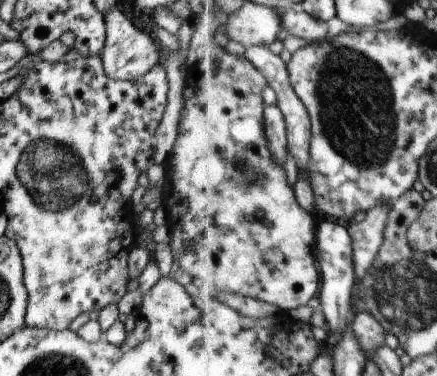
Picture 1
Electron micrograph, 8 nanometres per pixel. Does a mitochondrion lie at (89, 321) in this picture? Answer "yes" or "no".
no

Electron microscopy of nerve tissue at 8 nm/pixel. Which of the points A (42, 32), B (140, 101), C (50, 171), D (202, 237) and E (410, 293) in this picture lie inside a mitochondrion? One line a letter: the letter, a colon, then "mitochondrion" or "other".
A: other
B: other
C: mitochondrion
D: other
E: mitochondrion

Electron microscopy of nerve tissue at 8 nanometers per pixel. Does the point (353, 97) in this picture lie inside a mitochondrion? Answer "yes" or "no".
yes

